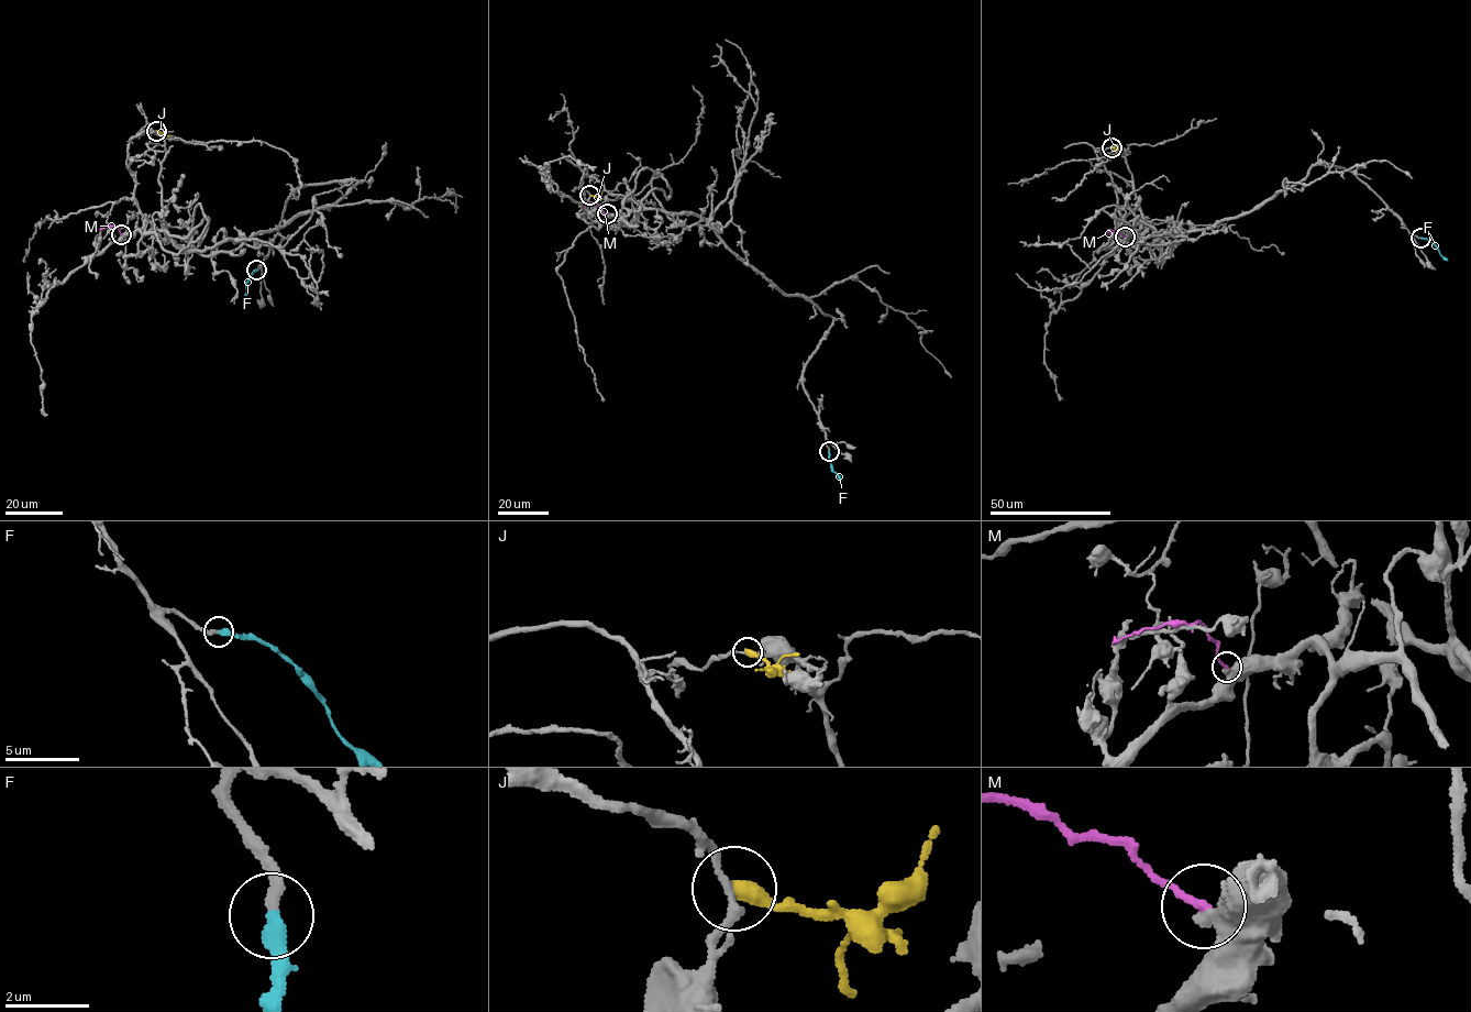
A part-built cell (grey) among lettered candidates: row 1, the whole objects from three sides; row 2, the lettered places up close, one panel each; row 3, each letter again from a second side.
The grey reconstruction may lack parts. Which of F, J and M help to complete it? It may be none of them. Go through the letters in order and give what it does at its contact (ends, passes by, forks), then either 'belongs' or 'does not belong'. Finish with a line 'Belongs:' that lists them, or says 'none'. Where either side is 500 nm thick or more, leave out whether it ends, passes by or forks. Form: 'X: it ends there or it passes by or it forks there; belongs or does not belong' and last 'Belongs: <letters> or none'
F: it ends there; belongs
J: it ends there; does not belong
M: does not belong
Belongs: F

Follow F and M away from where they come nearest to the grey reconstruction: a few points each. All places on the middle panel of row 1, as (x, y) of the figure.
F: (829, 451), (833, 472), (841, 480)
M: (607, 213), (593, 201), (586, 202), (584, 208)

